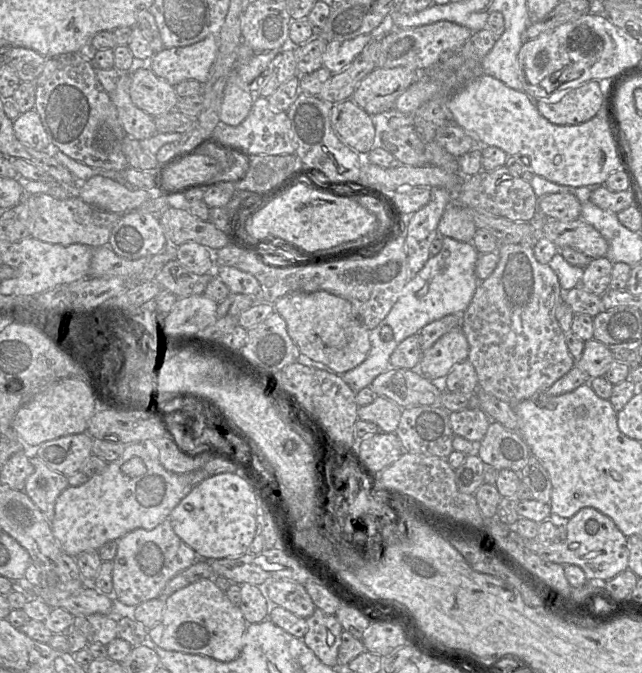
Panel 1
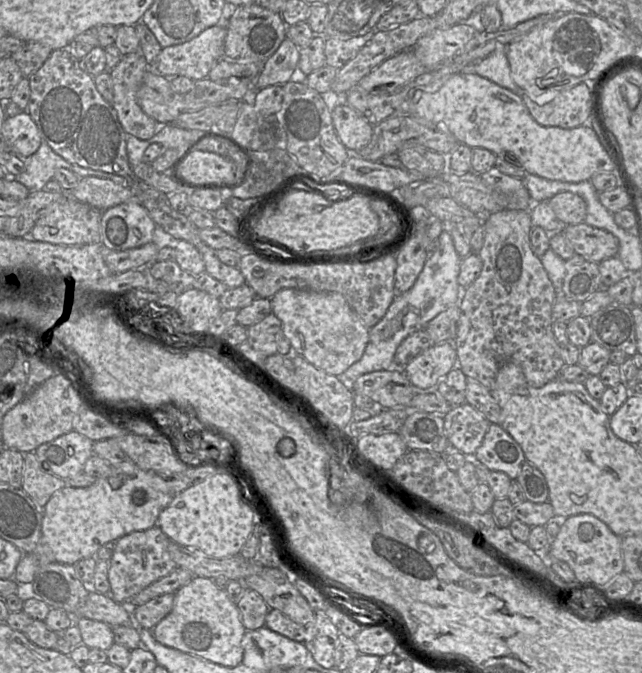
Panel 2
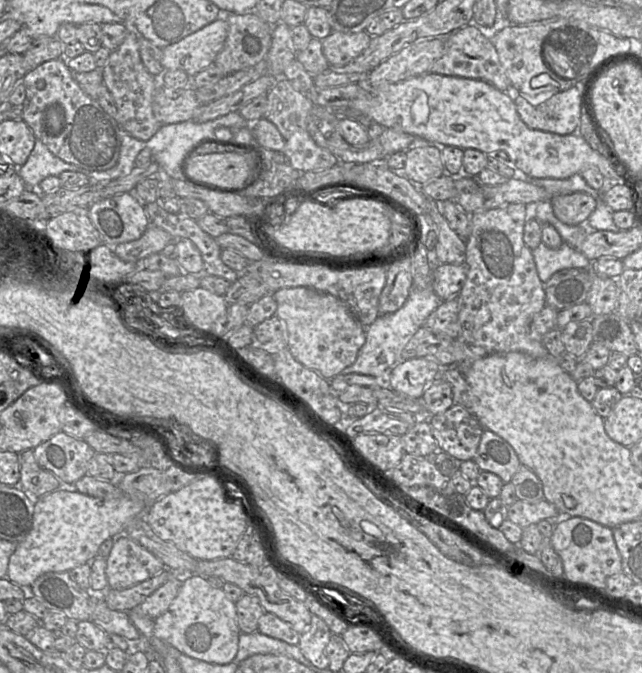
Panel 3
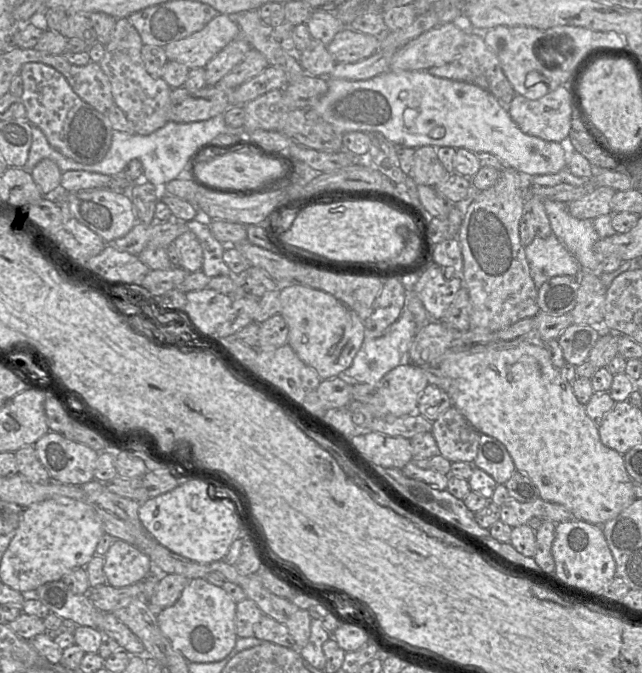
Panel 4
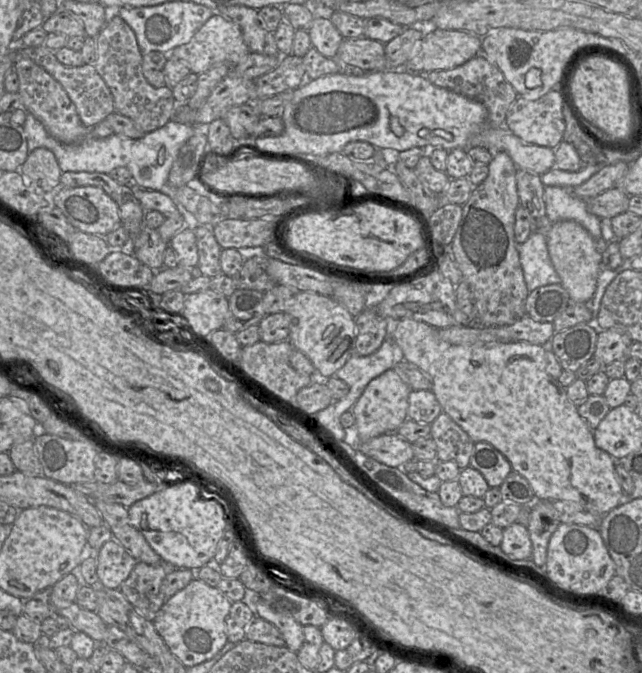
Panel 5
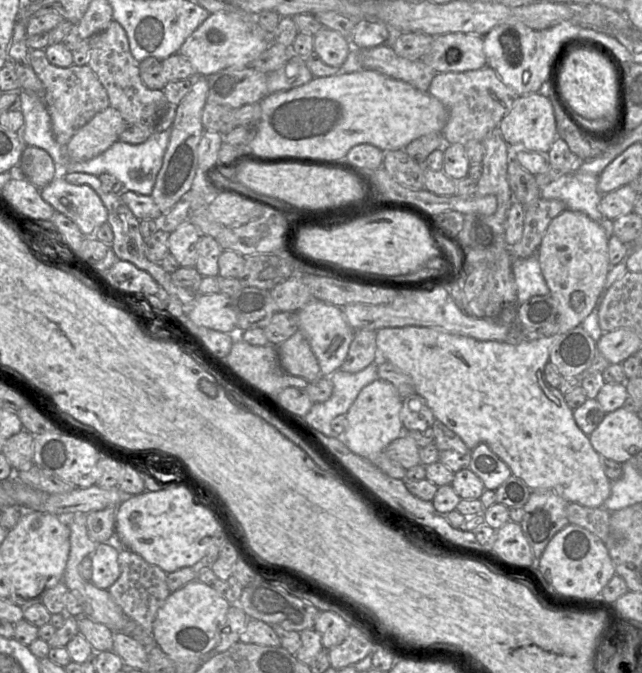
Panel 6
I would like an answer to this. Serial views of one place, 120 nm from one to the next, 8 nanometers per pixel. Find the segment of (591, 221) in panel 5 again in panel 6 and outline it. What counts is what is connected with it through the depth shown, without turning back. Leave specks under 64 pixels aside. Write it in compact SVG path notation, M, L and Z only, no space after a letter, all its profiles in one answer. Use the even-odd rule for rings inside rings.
M579 170L564 174L541 189L542 198L561 200L569 210L583 212L598 223L603 220L599 211L603 195L598 190L598 176Z

